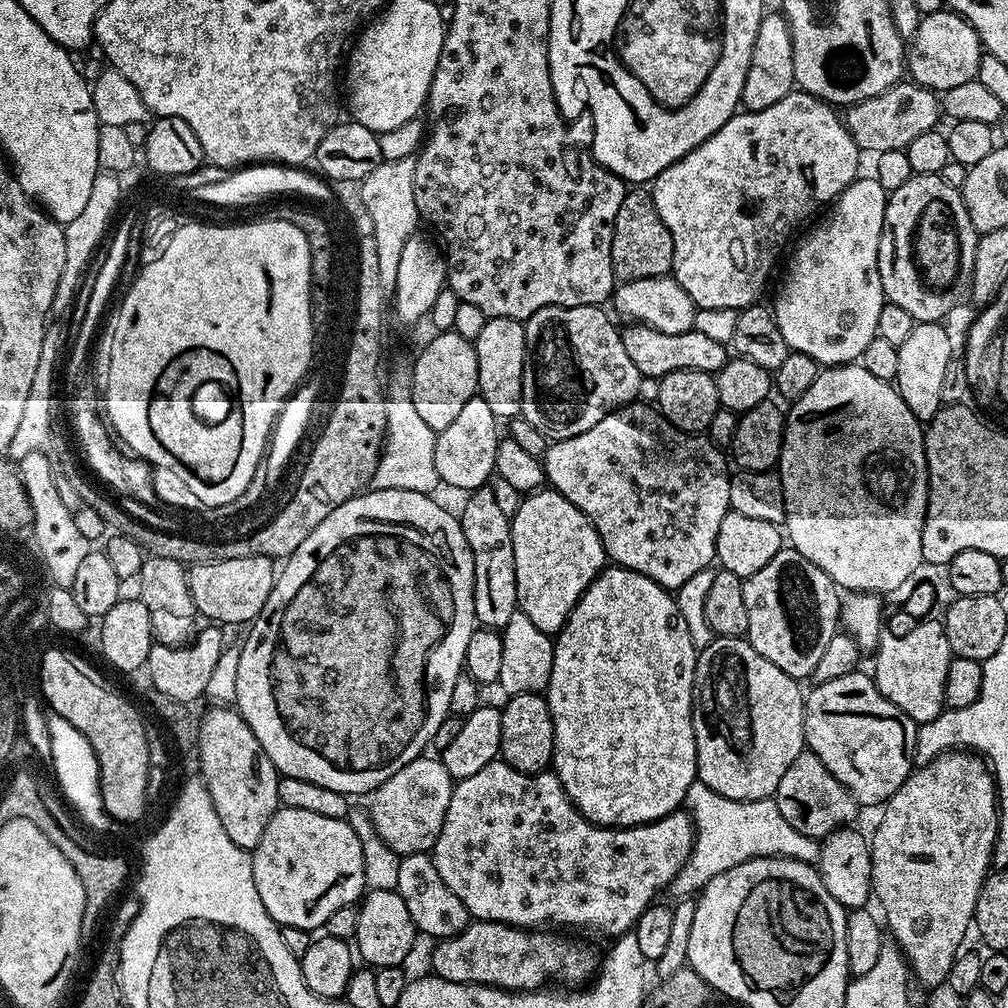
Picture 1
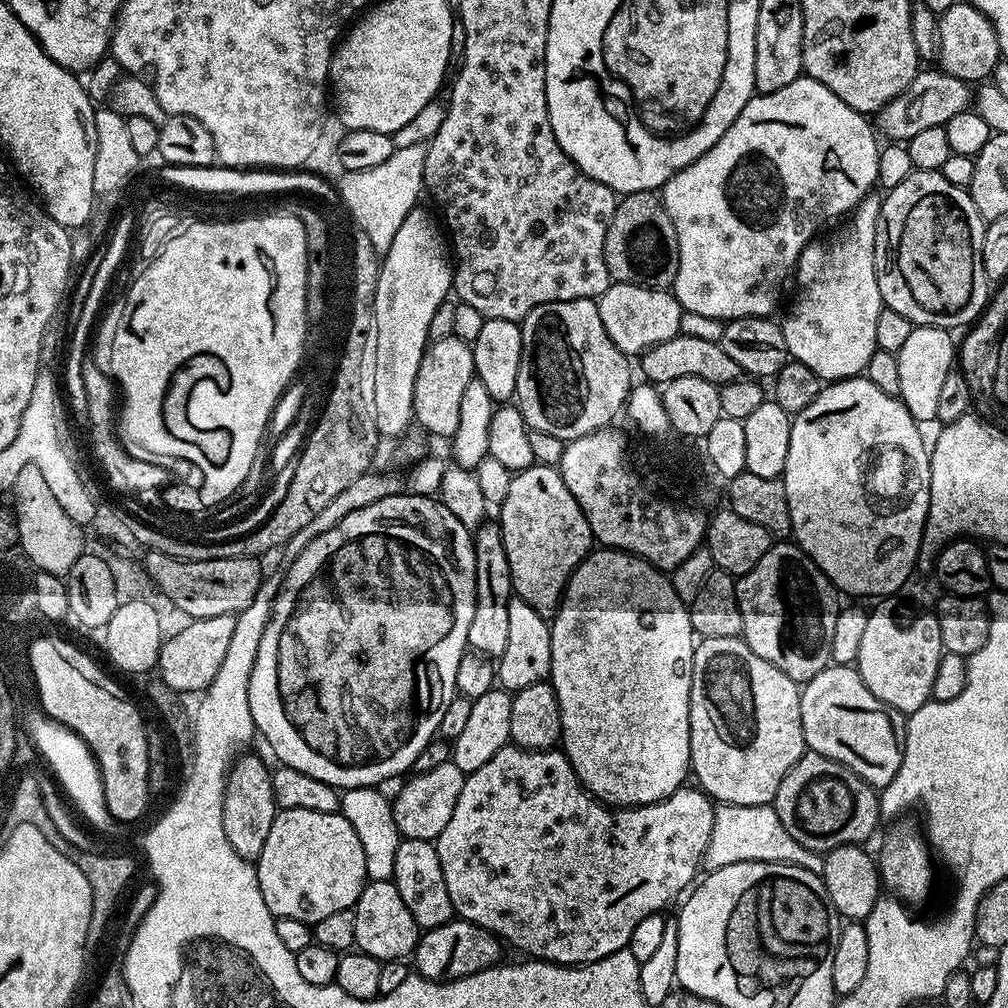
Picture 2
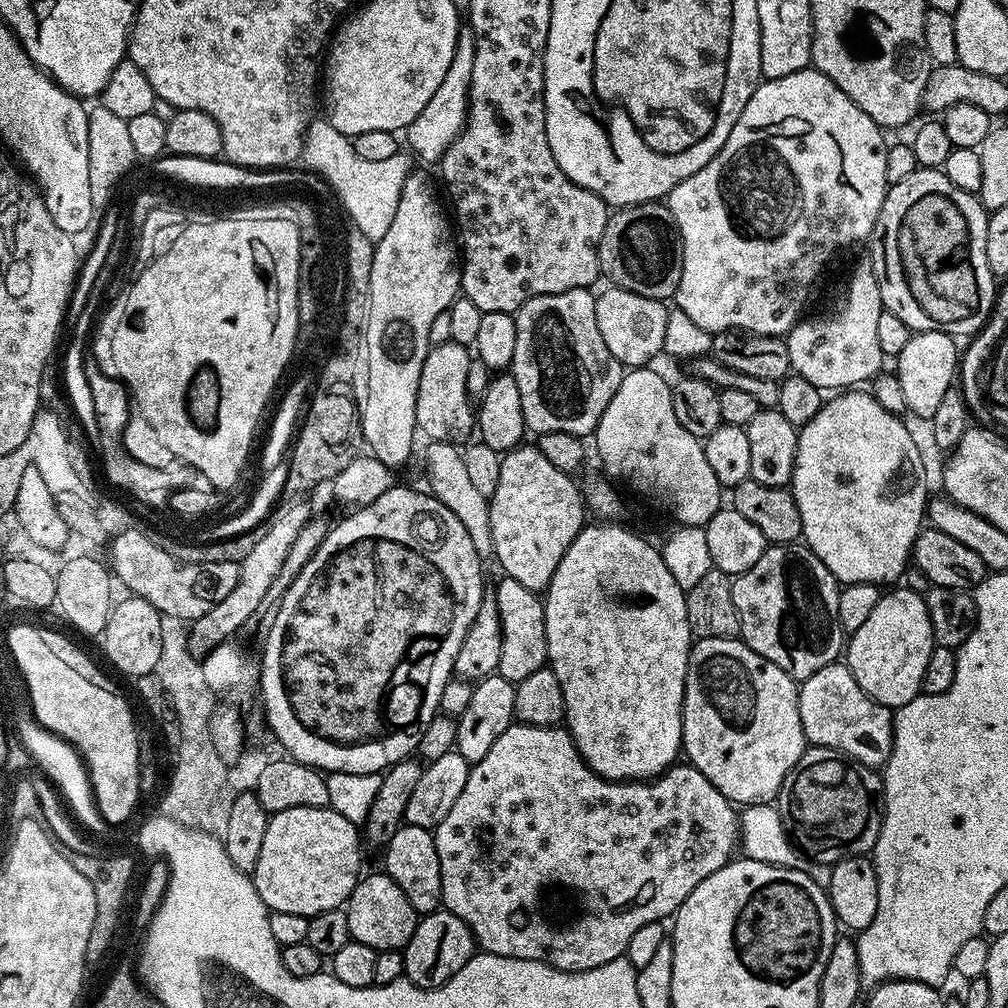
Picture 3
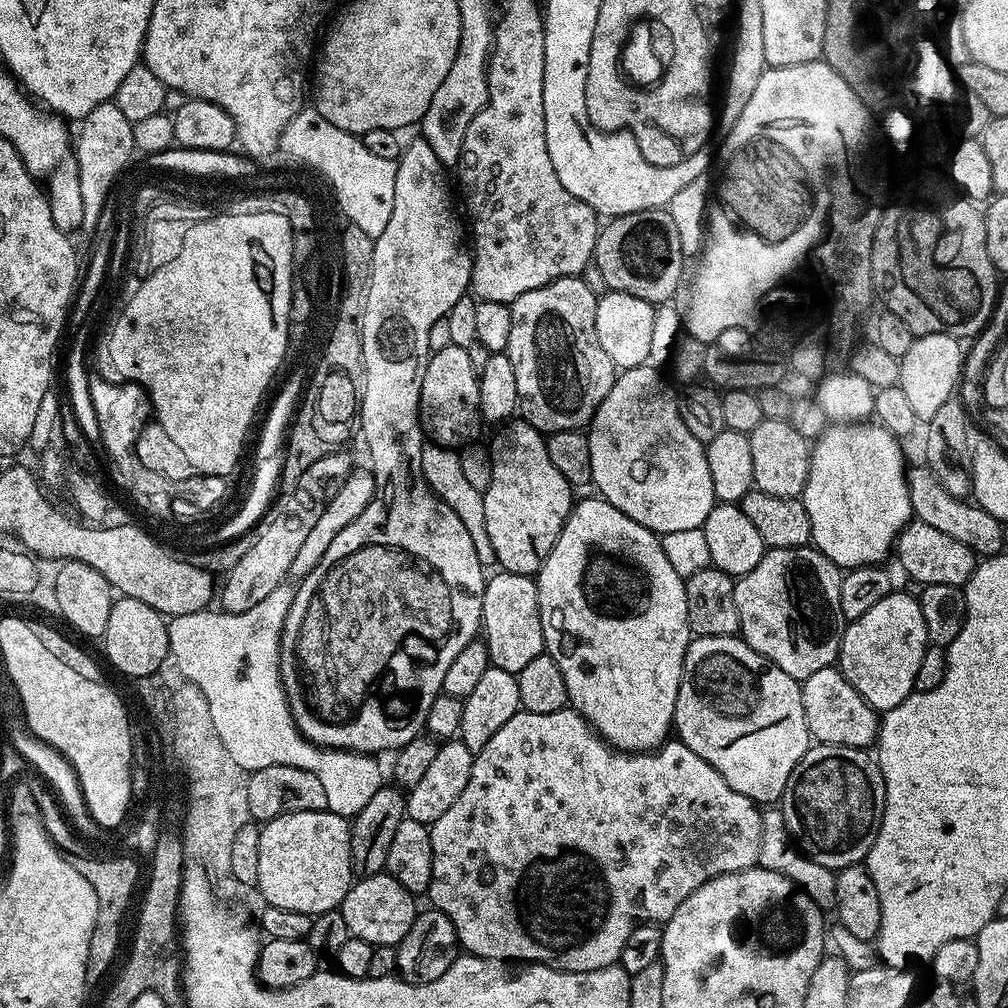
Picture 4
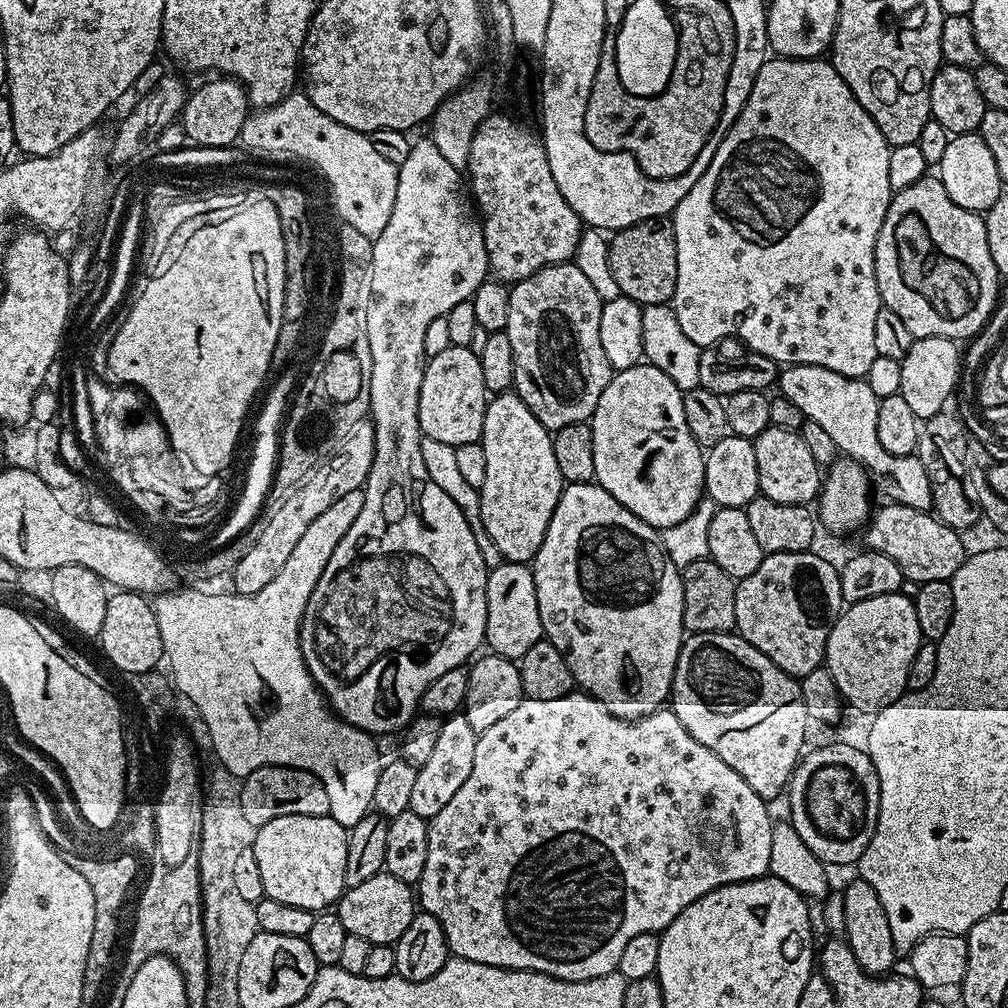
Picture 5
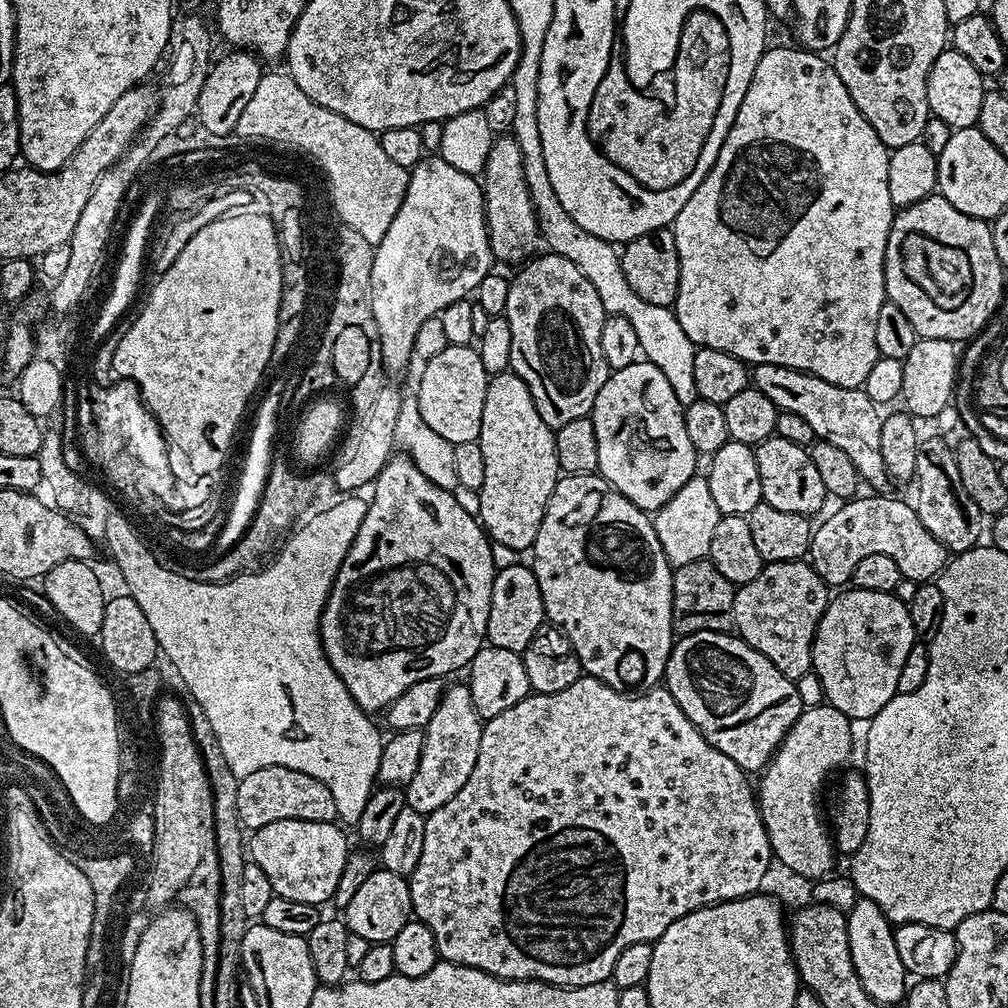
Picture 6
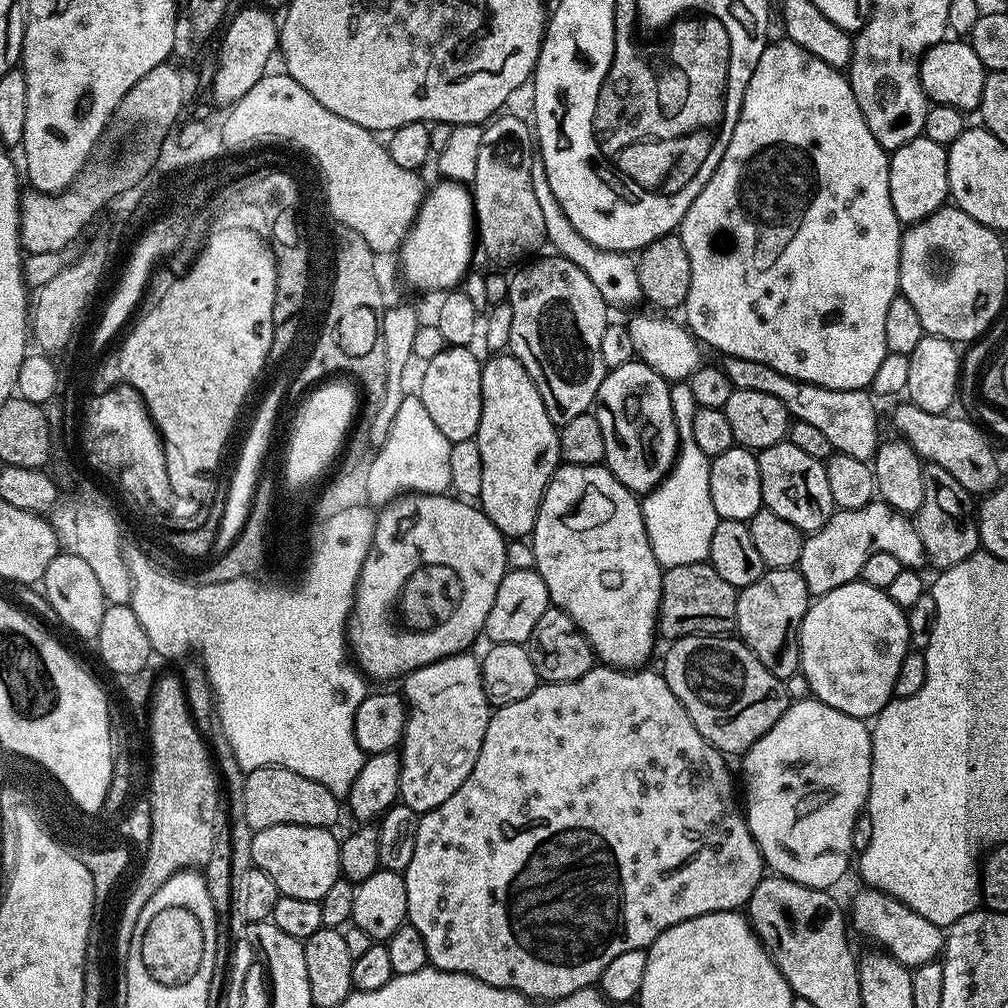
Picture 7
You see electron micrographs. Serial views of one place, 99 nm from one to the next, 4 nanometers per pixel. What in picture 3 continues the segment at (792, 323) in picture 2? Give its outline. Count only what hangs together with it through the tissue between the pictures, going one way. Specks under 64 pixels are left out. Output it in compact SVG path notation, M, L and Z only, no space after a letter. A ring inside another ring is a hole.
M864 262L853 270L852 277L848 280L848 293L845 294L844 301L833 312L828 312L825 316L812 316L809 320L801 318L788 332L786 343L792 363L791 371L797 376L806 378L806 382L814 382L814 386L822 390L829 390L828 388L848 390L853 386L863 385L860 384L863 380L864 383L871 381L872 377L877 376L886 364L882 346L878 346L878 318L881 311L882 305L874 270L871 263Z

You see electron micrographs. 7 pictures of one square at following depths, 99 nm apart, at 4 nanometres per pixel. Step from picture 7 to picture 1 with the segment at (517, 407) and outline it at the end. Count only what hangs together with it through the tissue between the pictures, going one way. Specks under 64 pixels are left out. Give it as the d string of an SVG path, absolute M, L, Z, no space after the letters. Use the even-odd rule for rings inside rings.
M545 486L541 488L539 492L527 493L527 495L521 499L520 505L518 506L518 514L514 514L511 517L511 521L514 523L514 543L516 546L516 585L518 586L518 605L526 614L526 618L530 618L530 622L534 622L534 626L538 626L538 630L542 630L549 634L555 634L559 632L562 625L567 622L568 616L574 610L576 603L582 598L584 591L587 590L587 588L594 583L597 576L604 571L606 567L604 547L602 546L602 542L596 536L594 526L589 523L586 518L586 514L582 514L578 510L578 506L566 502L566 498L562 498L562 494L556 493L551 486Z

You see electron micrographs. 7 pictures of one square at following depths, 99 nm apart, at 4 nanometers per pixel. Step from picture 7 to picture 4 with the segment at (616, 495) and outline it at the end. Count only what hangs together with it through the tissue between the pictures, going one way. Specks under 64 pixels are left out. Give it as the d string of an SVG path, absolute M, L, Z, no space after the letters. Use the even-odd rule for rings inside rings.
M592 494L589 500L577 499L572 505L572 513L567 516L566 522L562 526L562 534L558 534L558 542L554 542L554 550L550 550L546 562L542 562L540 571L536 573L534 579L542 618L544 650L547 655L554 658L554 662L558 662L558 670L562 670L562 678L566 678L566 694L569 705L586 718L586 722L592 725L592 729L603 740L607 740L613 748L625 754L647 754L659 749L660 745L669 739L674 728L678 686L682 682L688 641L693 639L686 618L685 577L680 576L678 570L674 570L674 566L670 566L660 545L660 536L646 526L634 522L634 518L622 514L622 510L610 506L610 502L606 502L599 495Z

